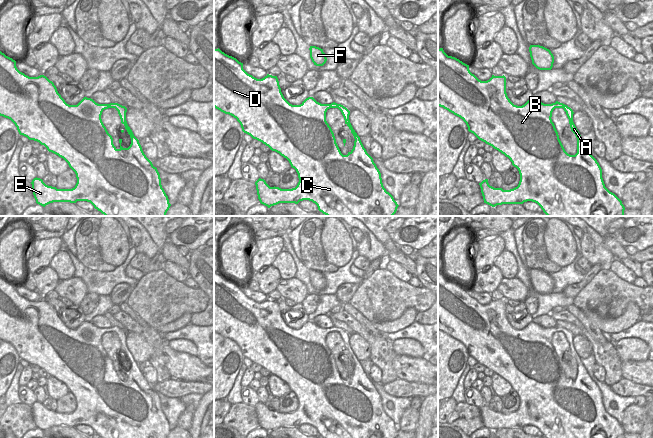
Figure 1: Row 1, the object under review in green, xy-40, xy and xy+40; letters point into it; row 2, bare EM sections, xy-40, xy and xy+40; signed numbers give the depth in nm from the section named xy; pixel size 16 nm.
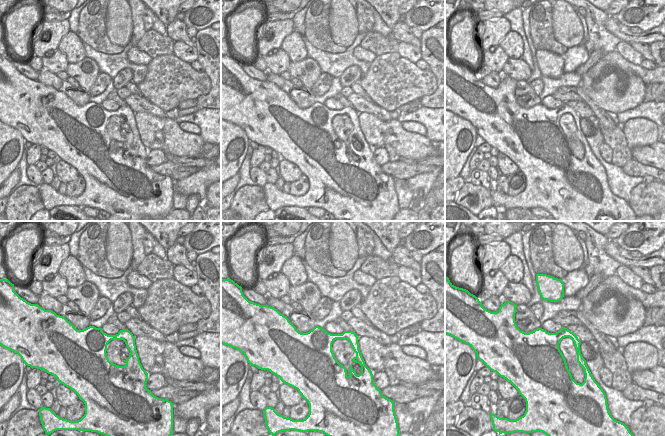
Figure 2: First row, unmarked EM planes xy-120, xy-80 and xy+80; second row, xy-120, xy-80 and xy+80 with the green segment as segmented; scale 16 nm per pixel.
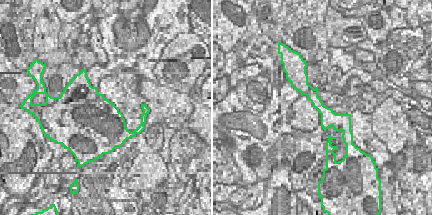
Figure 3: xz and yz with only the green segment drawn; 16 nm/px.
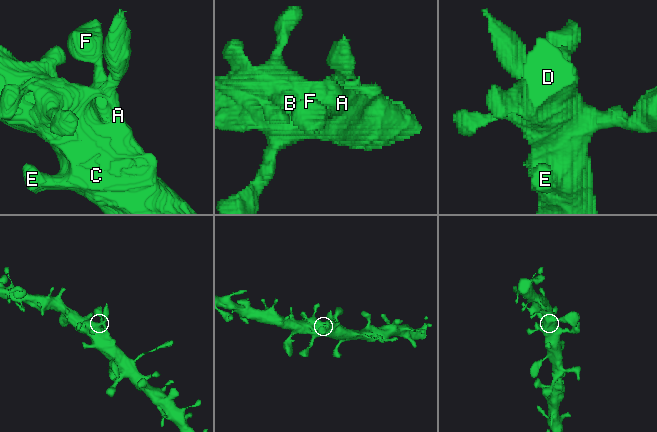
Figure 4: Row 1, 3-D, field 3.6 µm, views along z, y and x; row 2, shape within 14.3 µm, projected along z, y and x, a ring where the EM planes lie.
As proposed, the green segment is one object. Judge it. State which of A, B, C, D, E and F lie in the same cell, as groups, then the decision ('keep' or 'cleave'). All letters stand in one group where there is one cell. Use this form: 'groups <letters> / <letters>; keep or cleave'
groups A B C D E F; keep

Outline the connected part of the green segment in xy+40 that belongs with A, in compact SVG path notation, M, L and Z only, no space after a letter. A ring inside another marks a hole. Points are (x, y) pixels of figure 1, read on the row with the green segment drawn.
M440 48L438 49L438 106L460 117L466 123L469 132L508 157L519 171L519 184L510 190L494 188L489 185L488 179L479 183L484 203L495 207L502 204L523 204L532 201L537 203L547 216L624 216L625 207L622 201L605 187L602 169L585 145L573 122L574 112L567 105L558 101L544 104L535 97L522 106L514 105L507 96L504 75L492 75L489 80L481 81L470 72L469 65L455 57L448 56L443 48ZM555 108L563 108L569 119L571 131L577 138L575 155L568 154L559 139L551 119Z

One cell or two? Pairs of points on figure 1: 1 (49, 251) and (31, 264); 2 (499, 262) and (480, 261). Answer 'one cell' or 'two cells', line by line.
1: one cell
2: two cells

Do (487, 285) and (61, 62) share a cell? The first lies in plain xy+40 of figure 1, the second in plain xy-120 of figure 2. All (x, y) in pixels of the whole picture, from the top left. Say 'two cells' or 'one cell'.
one cell

